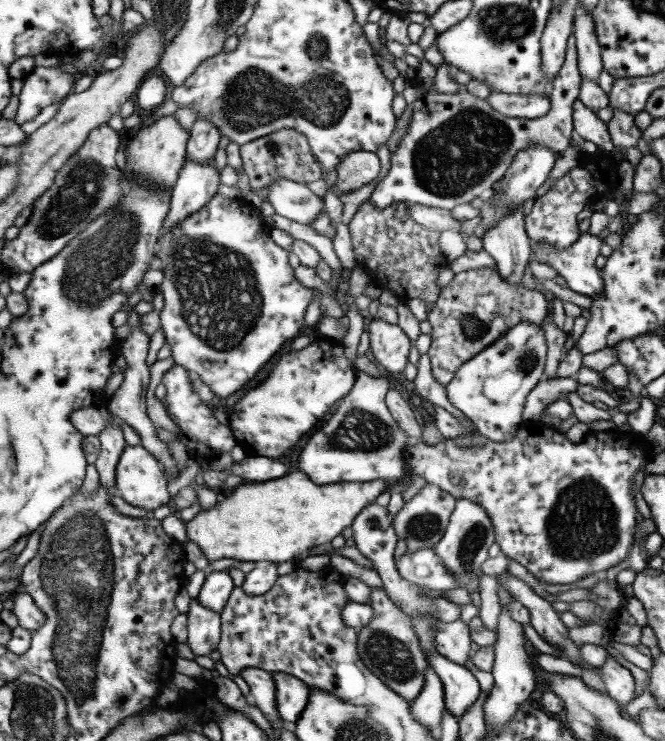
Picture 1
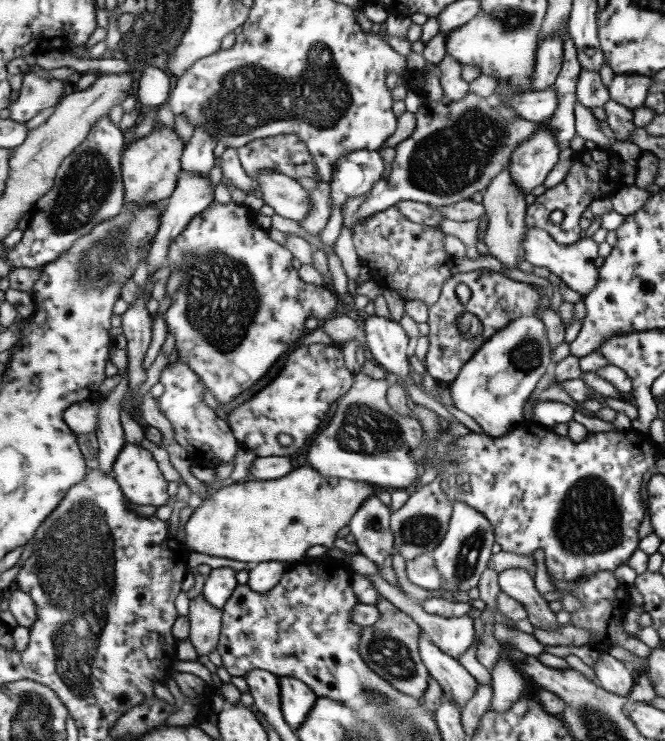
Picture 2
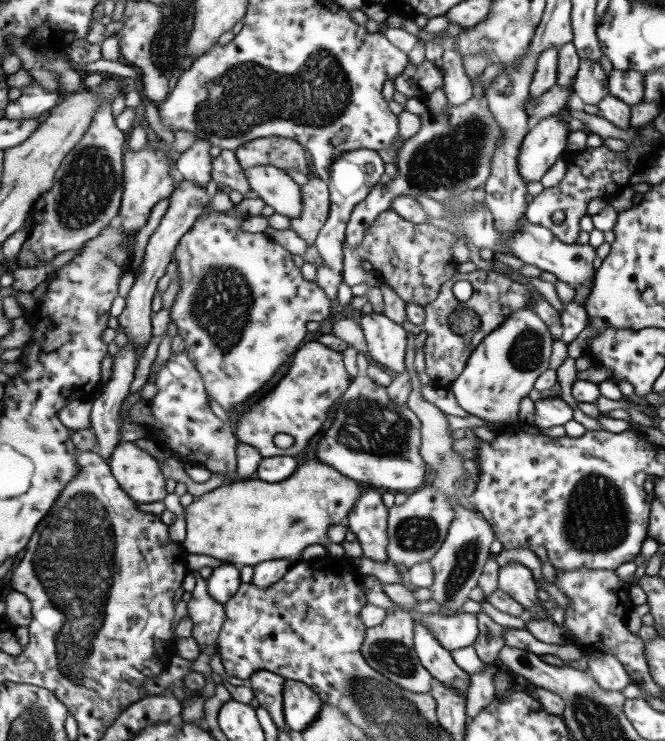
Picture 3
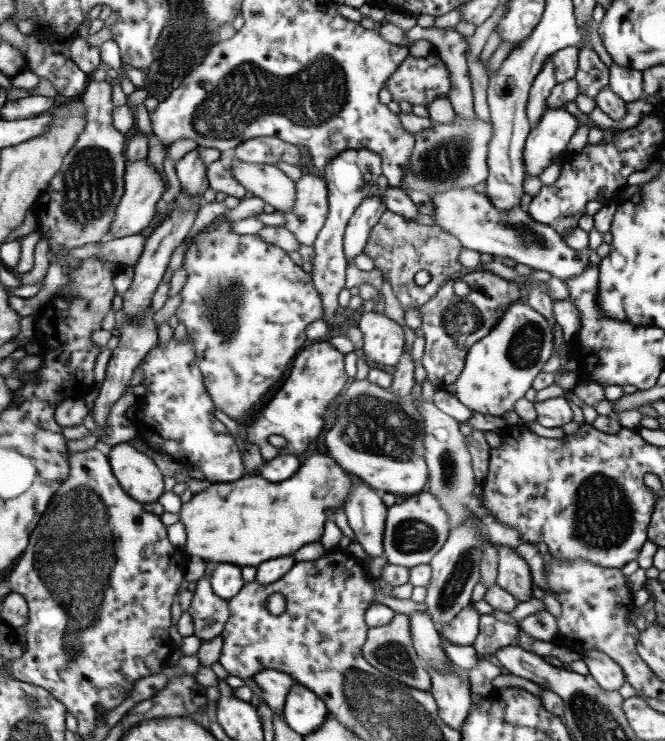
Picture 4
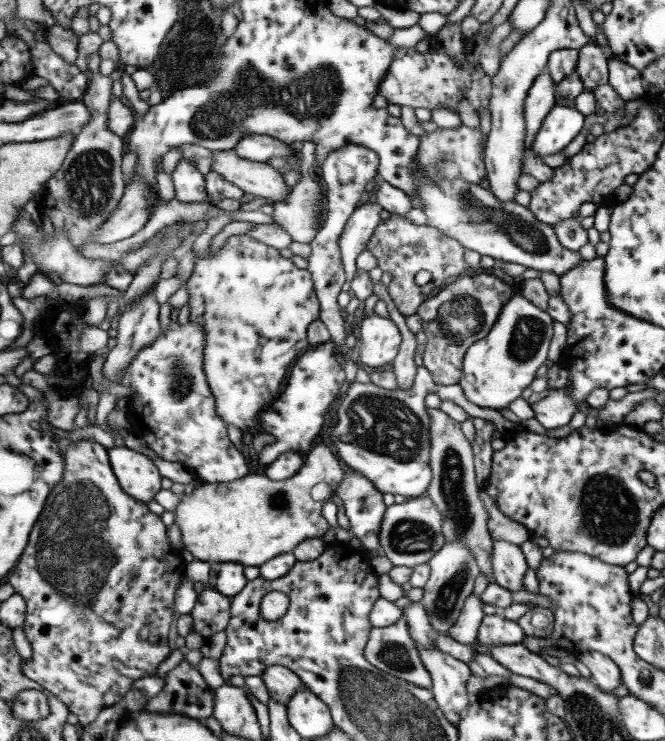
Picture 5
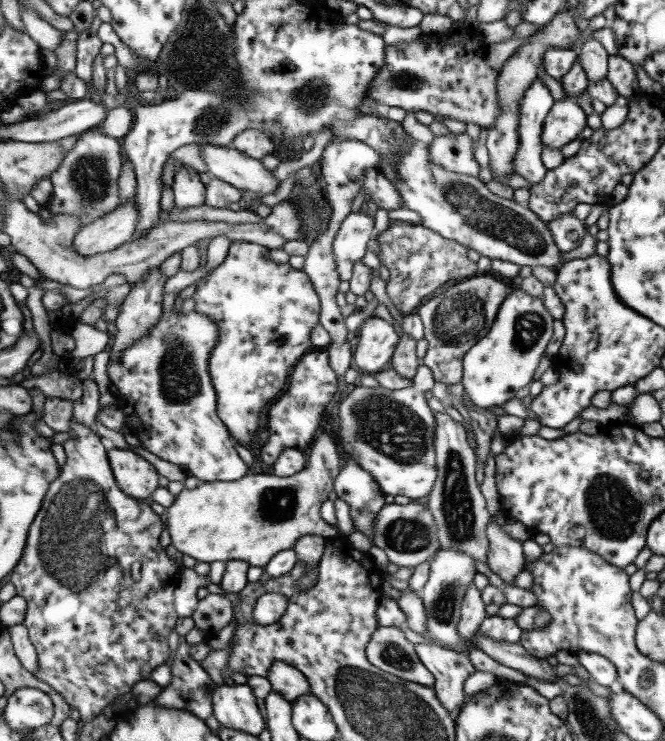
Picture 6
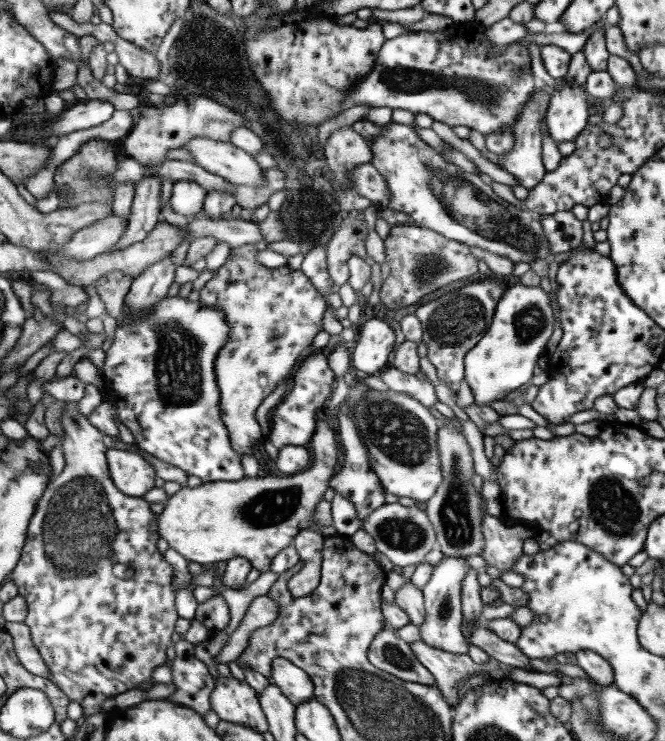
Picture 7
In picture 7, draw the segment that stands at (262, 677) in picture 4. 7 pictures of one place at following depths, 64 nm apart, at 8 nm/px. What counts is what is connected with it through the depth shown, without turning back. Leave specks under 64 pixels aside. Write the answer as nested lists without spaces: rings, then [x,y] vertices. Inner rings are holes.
[[[285,658],[275,660],[269,682],[283,688],[283,694],[289,700],[293,700],[297,706],[307,700],[313,700],[317,696],[313,678],[303,668],[299,668],[297,664],[293,664],[291,660],[285,660]]]

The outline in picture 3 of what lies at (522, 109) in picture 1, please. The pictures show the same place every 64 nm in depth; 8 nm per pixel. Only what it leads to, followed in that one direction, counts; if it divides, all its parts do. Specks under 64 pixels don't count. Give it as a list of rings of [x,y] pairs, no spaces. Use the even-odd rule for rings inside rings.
[[[551,86],[547,92],[543,92],[539,98],[535,98],[535,102],[529,98],[525,100],[525,116],[535,118],[535,120],[557,116],[557,114],[561,114],[563,106],[569,104],[571,96],[573,96],[573,88]]]

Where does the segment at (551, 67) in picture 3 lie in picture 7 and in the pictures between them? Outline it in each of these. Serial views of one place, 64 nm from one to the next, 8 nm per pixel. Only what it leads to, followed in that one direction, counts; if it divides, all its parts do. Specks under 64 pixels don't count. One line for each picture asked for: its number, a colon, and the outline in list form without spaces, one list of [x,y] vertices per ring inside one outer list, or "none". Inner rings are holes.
4: [[[547,56],[547,60],[543,62],[543,68],[539,70],[539,74],[535,76],[531,88],[529,88],[529,96],[527,96],[527,118],[531,124],[539,122],[539,118],[547,112],[545,108],[545,100],[551,94],[551,88],[555,86],[555,78],[553,78],[553,64],[551,64],[551,56]]]
5: [[[541,72],[531,88],[527,90],[525,102],[523,102],[523,118],[525,118],[525,154],[521,160],[521,168],[525,176],[533,176],[537,182],[549,182],[553,176],[553,170],[547,168],[537,154],[531,150],[531,142],[533,136],[539,132],[543,118],[547,116],[547,112],[555,106],[555,84],[551,80],[551,76],[545,72]]]
6: [[[535,80],[519,102],[519,148],[513,158],[513,174],[525,178],[529,186],[539,184],[545,176],[541,162],[541,130],[553,98],[541,80]]]
7: [[[537,84],[537,90],[531,92],[527,104],[523,106],[521,110],[521,116],[517,118],[515,126],[513,126],[513,134],[515,134],[515,144],[513,144],[513,150],[507,152],[507,154],[493,154],[485,148],[485,138],[481,132],[475,132],[469,128],[469,142],[479,150],[479,152],[485,152],[485,158],[495,164],[497,168],[505,170],[507,174],[511,174],[519,186],[527,188],[527,190],[533,190],[535,184],[539,184],[543,180],[543,176],[547,174],[545,168],[543,168],[543,162],[541,162],[541,152],[543,152],[543,142],[541,142],[541,120],[543,116],[547,114],[547,106],[549,106],[549,94],[541,90],[541,84]]]

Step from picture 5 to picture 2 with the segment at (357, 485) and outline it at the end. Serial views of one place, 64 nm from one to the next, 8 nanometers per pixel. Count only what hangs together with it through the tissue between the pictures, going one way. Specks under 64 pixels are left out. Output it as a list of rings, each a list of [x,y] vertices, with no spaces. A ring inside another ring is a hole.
[[[373,494],[359,506],[359,512],[351,518],[349,532],[355,538],[359,554],[377,568],[381,580],[385,580],[389,586],[399,586],[391,568],[393,534],[389,530],[389,516],[391,508],[383,506],[377,494]]]

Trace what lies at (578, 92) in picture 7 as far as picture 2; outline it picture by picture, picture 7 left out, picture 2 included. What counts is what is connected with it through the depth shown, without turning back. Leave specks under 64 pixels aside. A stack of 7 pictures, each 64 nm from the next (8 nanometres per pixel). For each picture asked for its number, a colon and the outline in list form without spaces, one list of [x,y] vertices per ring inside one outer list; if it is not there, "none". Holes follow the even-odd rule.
2: [[[543,122],[539,130],[519,144],[519,148],[511,154],[509,164],[509,176],[515,186],[523,192],[523,196],[531,194],[531,190],[547,178],[547,174],[553,170],[553,166],[559,160],[559,148],[553,132],[547,130],[549,124]]]
3: [[[561,114],[557,116],[549,116],[549,118],[543,118],[539,120],[527,134],[525,138],[521,140],[521,146],[519,146],[519,154],[517,154],[517,174],[521,174],[523,182],[539,182],[545,172],[561,158],[567,146],[567,124],[561,120]]]
4: [[[547,110],[535,128],[531,128],[527,140],[525,140],[525,150],[523,150],[523,166],[525,166],[525,176],[539,176],[545,168],[549,168],[553,164],[553,158],[557,158],[569,144],[573,132],[581,126],[581,122],[577,122],[571,114],[567,114],[565,110]]]
5: [[[553,106],[541,122],[539,132],[533,136],[531,150],[543,160],[549,154],[561,152],[579,132],[583,126],[583,118],[575,106]]]
6: [[[565,96],[563,100],[555,100],[551,110],[545,116],[541,130],[541,144],[549,148],[563,148],[577,136],[587,132],[583,106],[577,106],[577,98]]]

